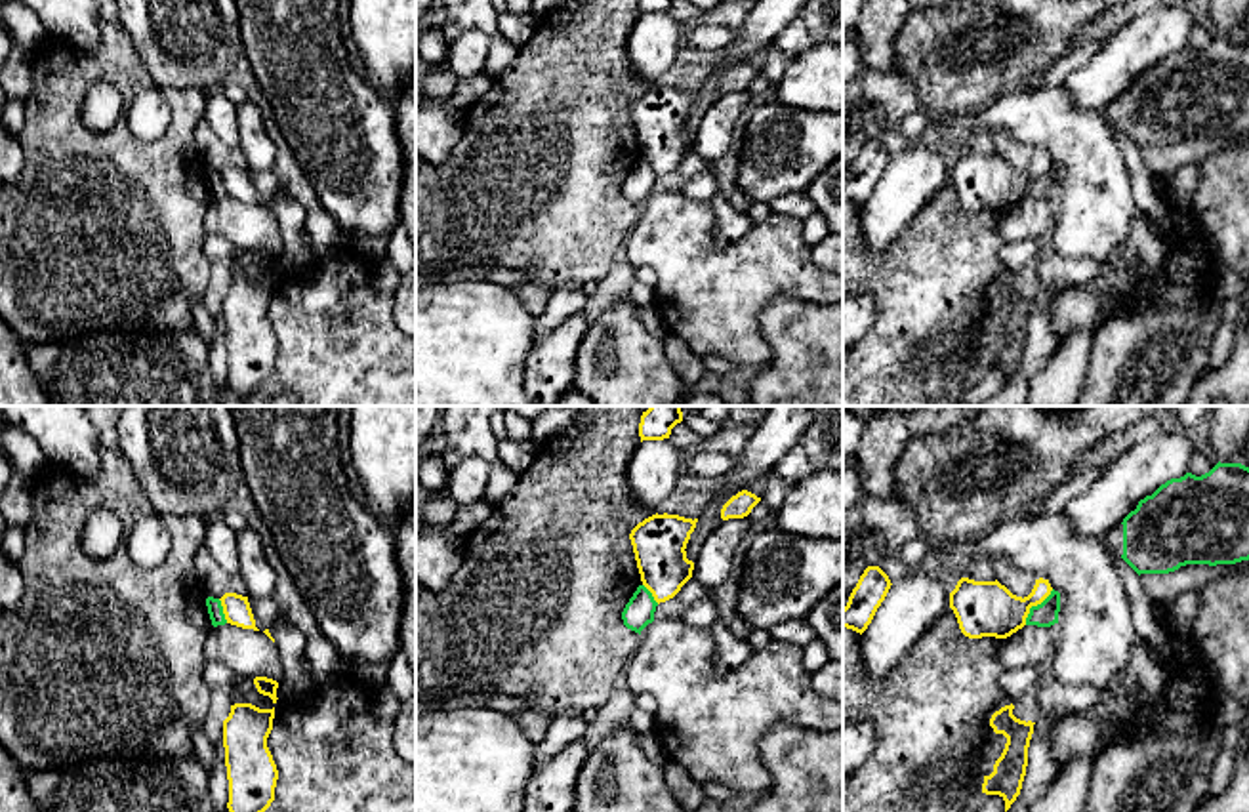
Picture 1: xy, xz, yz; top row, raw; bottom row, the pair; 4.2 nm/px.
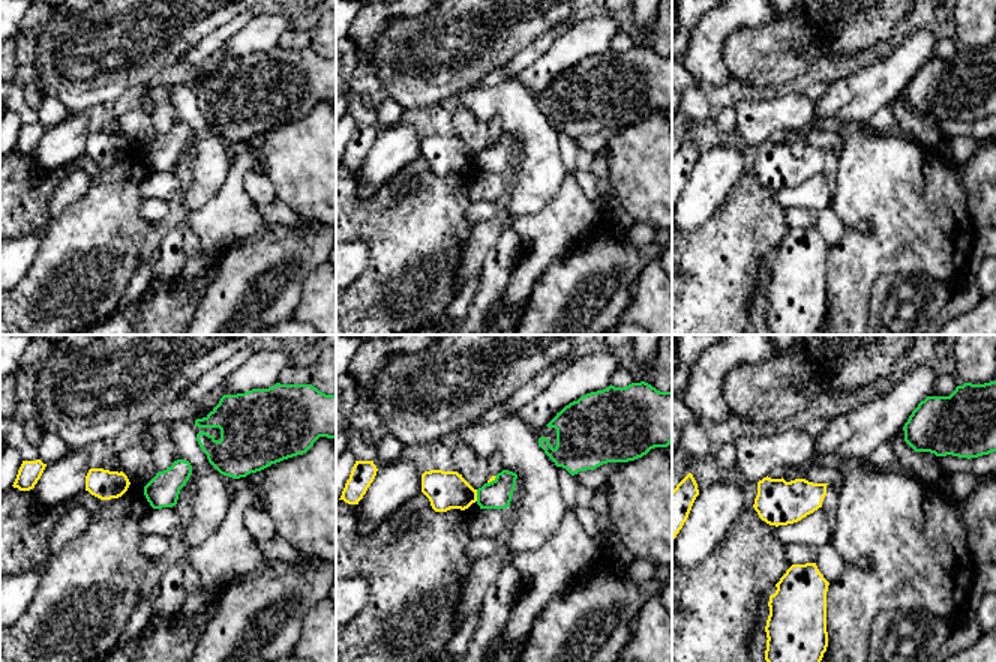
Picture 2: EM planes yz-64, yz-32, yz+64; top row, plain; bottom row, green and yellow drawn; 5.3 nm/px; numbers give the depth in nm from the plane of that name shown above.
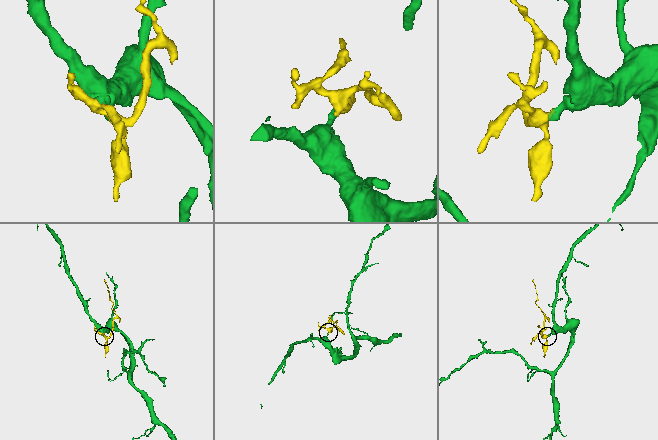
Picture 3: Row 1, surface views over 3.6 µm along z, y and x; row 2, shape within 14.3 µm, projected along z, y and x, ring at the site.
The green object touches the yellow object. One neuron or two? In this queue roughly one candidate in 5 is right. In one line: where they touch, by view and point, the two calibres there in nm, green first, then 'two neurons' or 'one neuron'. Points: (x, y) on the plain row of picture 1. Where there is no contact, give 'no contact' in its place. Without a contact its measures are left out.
contact yz (1034, 180); calibres 110 and 240 nm; two neurons

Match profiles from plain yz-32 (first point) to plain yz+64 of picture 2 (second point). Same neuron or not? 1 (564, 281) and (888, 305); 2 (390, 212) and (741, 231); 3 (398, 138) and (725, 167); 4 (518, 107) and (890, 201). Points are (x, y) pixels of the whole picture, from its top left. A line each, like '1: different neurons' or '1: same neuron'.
1: same neuron
2: same neuron
3: same neuron
4: same neuron

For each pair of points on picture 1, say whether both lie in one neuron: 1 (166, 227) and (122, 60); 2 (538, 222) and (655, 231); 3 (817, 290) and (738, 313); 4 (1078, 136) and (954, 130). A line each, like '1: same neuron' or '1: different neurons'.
1: same neuron
2: different neurons
3: same neuron
4: same neuron

